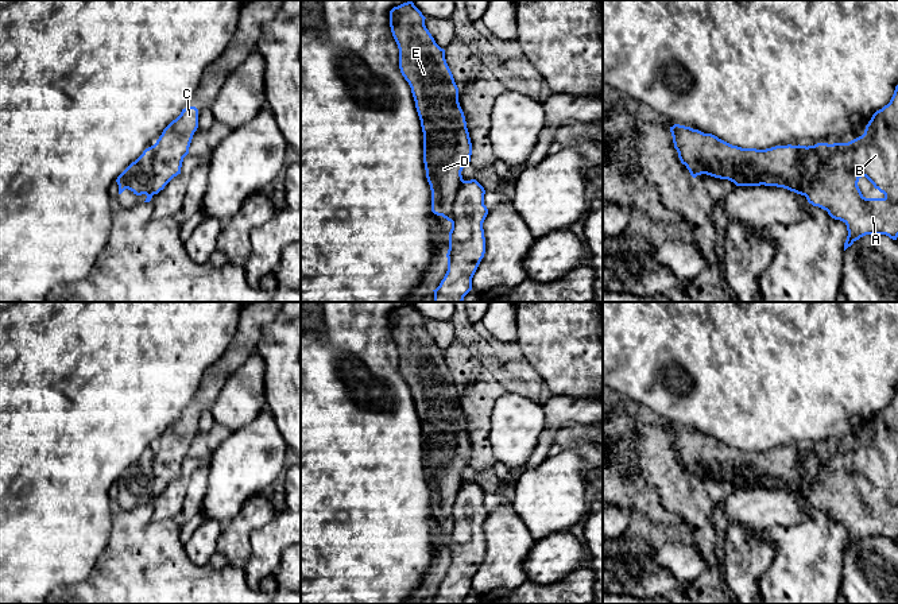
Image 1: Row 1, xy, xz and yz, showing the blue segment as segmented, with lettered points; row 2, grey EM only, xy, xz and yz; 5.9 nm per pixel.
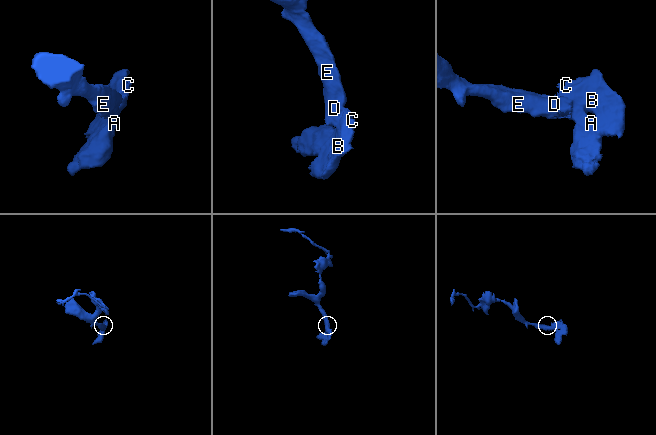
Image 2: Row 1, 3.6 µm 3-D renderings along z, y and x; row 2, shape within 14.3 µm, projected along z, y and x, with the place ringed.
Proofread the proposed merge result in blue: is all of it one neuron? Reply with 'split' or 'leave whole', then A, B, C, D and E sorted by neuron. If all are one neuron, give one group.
split; groups A B C / D E

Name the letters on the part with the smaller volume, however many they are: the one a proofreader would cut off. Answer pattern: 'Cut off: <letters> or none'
Cut off: A, B, C

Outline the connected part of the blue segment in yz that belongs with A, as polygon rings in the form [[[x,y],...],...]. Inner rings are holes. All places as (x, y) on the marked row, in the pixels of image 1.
[[[898,85],[887,105],[876,111],[864,133],[848,143],[817,143],[808,146],[804,155],[806,200],[847,225],[844,251],[866,235],[898,237]],[[866,177],[883,198],[866,198],[858,182]]]

